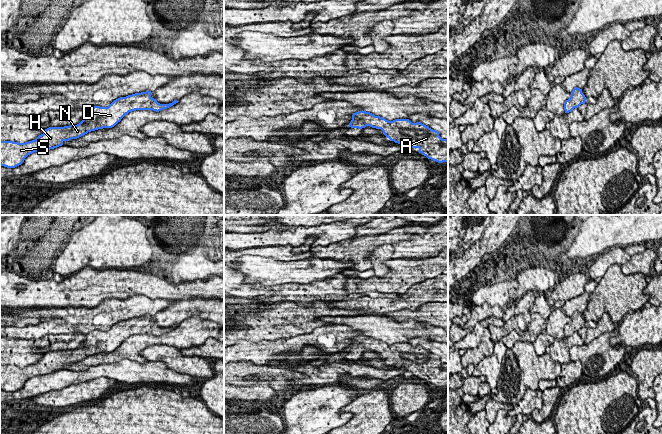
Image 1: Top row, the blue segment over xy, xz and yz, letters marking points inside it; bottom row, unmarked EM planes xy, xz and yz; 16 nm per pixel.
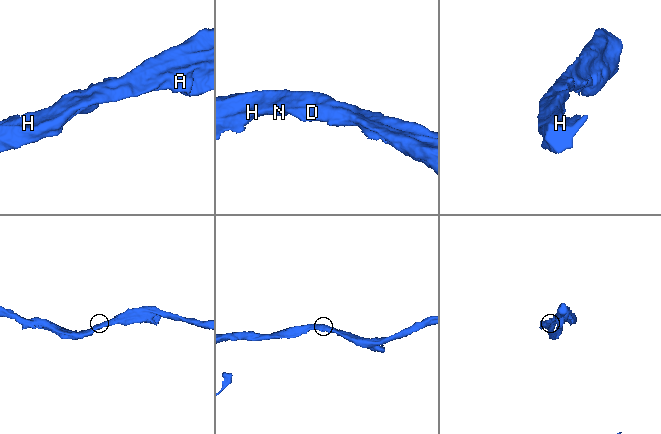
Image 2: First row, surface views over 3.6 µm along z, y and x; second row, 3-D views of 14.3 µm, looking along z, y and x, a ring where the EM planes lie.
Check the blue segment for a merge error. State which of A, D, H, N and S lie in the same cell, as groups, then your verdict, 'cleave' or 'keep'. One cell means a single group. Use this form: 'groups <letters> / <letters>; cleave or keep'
groups A D H N S; keep

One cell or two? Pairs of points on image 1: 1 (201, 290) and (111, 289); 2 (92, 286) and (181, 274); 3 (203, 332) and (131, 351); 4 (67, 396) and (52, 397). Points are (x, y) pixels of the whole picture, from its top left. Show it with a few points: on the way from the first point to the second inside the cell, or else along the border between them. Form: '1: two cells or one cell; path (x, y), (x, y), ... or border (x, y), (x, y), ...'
1: one cell; path (179, 290), (169, 290), (163, 284), (133, 284)
2: two cells; border (197, 279), (174, 284)
3: one cell; path (185, 335), (176, 338), (149, 340)
4: one cell; path (63, 397), (56, 397)

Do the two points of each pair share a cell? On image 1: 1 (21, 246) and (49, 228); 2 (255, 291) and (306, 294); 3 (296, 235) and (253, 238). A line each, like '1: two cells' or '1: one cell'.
1: one cell
2: one cell
3: one cell

